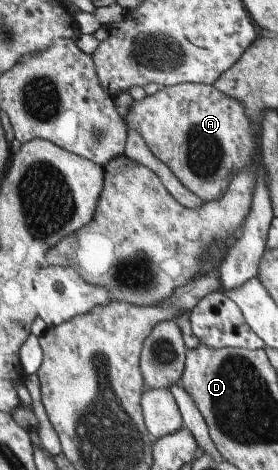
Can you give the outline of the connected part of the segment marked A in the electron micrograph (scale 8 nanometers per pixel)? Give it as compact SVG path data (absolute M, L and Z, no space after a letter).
M180 83L159 87L154 95L133 100L121 119L126 130L132 129L140 134L148 150L172 171L184 188L203 203L219 199L227 189L229 180L247 166L260 148L260 140L257 146L255 128L246 116L243 104L217 91L212 85Z

